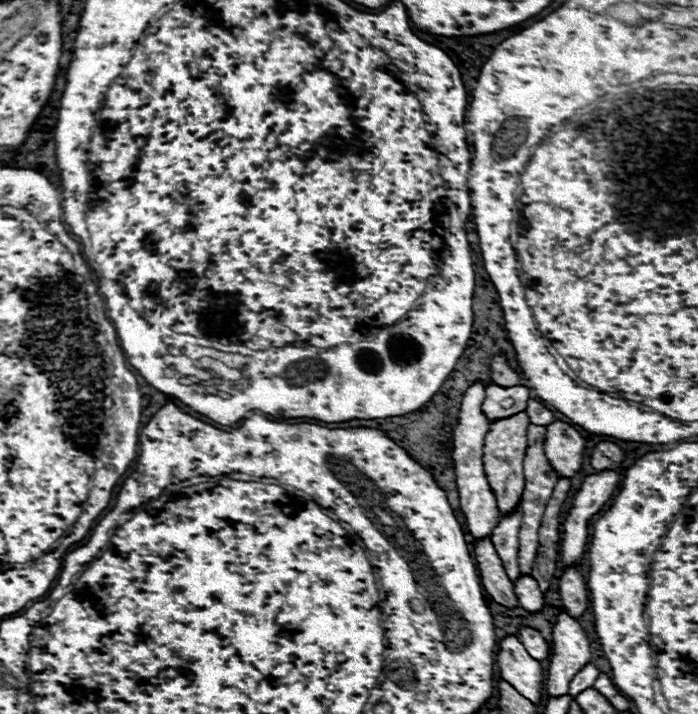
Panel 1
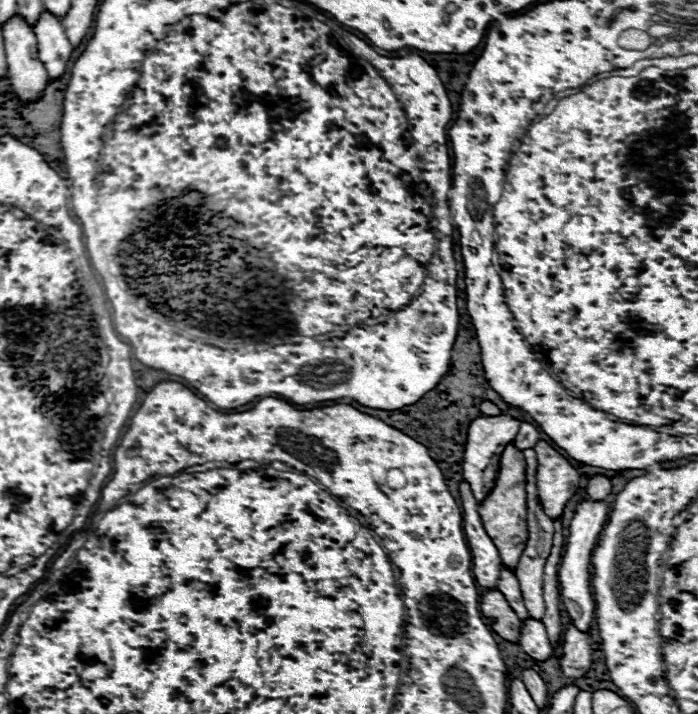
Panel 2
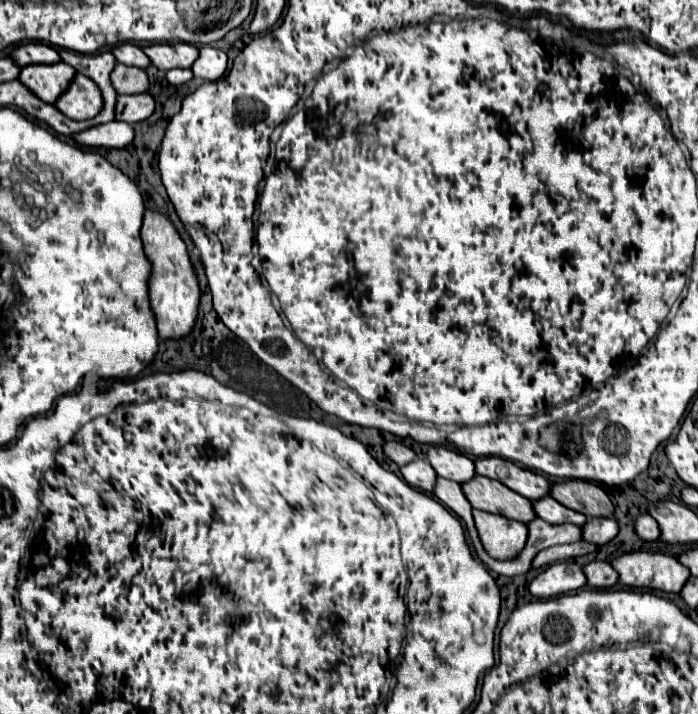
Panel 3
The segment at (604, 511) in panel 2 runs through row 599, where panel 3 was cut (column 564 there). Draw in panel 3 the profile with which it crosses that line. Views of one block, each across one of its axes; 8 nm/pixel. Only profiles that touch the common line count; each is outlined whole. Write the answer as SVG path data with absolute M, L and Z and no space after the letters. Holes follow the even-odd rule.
M556 562L540 572L530 582L530 594L534 598L552 598L566 592L576 592L586 586L586 574L576 562Z

